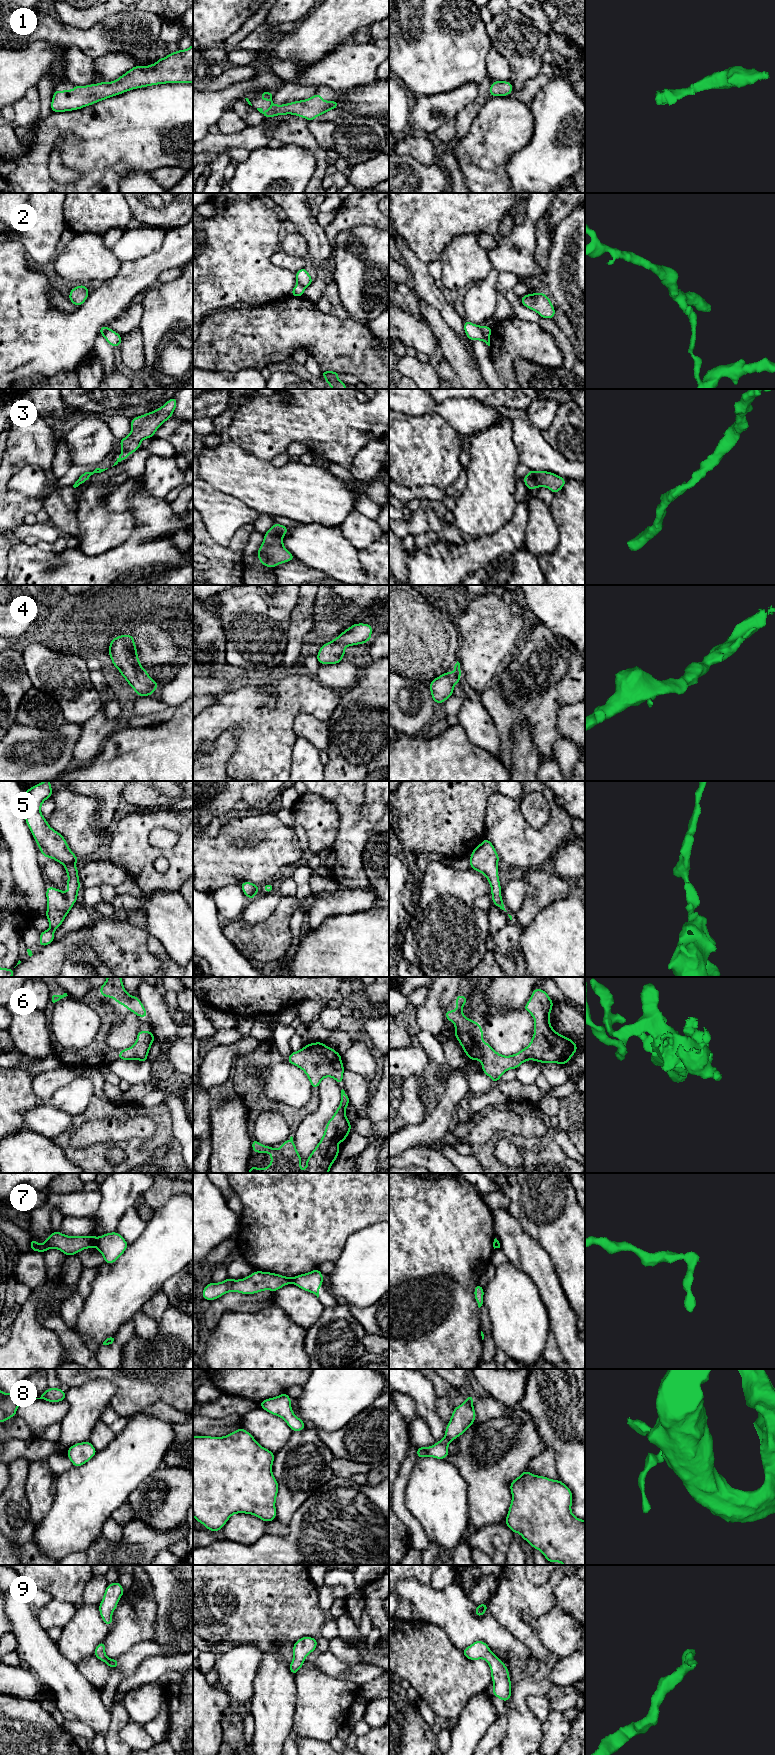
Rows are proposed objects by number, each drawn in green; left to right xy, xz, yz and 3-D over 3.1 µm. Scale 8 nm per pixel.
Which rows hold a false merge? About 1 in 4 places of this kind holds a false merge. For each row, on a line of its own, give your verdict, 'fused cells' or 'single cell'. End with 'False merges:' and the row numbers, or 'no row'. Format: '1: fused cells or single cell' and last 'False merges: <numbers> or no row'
1: single cell
2: fused cells
3: single cell
4: single cell
5: single cell
6: single cell
7: fused cells
8: single cell
9: single cell
False merges: 2, 7

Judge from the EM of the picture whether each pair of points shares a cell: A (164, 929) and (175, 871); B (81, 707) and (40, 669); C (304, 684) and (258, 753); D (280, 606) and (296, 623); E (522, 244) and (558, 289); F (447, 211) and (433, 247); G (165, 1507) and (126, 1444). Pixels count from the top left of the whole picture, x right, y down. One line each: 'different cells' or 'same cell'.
A: different cells
B: same cell
C: same cell
D: different cells
E: different cells
F: same cell
G: different cells

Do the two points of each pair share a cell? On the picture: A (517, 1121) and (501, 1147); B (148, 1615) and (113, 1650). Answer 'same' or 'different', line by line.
A: different
B: same

